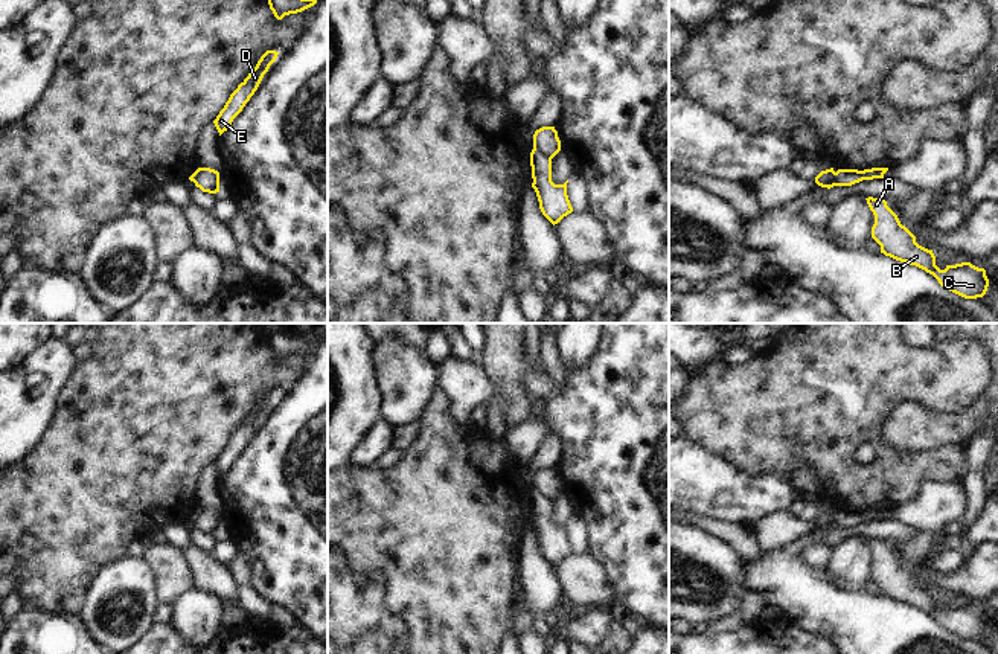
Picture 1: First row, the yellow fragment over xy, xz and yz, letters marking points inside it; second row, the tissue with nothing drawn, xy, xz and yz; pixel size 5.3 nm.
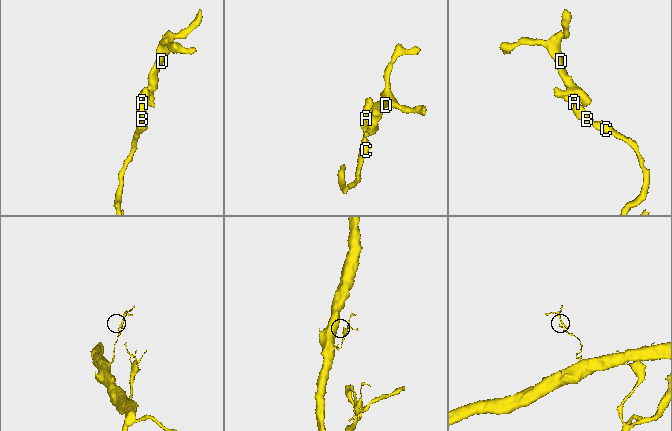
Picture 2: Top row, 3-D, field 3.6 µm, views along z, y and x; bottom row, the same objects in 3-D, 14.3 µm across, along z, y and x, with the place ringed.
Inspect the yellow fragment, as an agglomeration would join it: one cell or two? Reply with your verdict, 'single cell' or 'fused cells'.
fused cells

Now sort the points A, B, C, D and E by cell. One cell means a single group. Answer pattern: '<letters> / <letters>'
A B C / D E

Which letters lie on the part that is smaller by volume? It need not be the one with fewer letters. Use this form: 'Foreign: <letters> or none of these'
Foreign: D, E

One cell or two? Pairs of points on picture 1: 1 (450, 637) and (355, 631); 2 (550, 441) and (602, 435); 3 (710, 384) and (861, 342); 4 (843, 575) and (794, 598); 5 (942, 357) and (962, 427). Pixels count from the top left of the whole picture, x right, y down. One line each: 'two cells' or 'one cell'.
1: one cell
2: two cells
3: one cell
4: two cells
5: two cells

